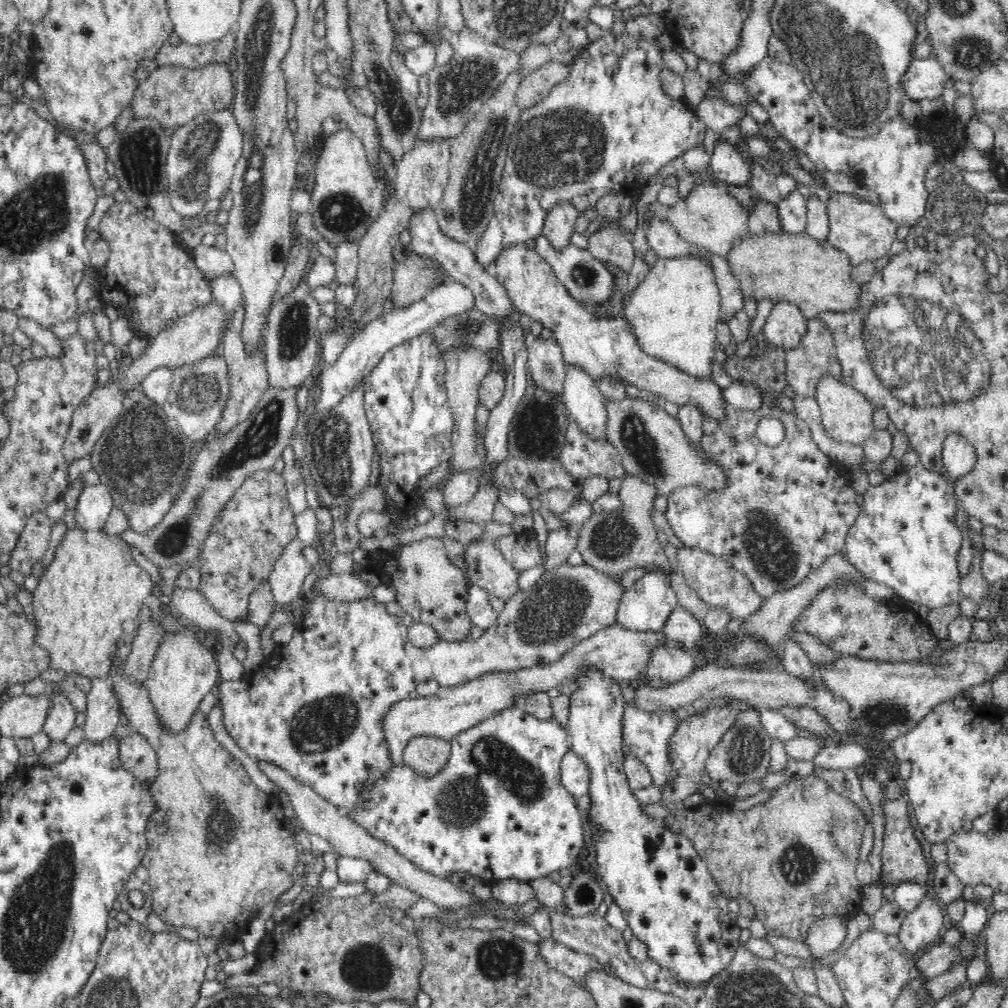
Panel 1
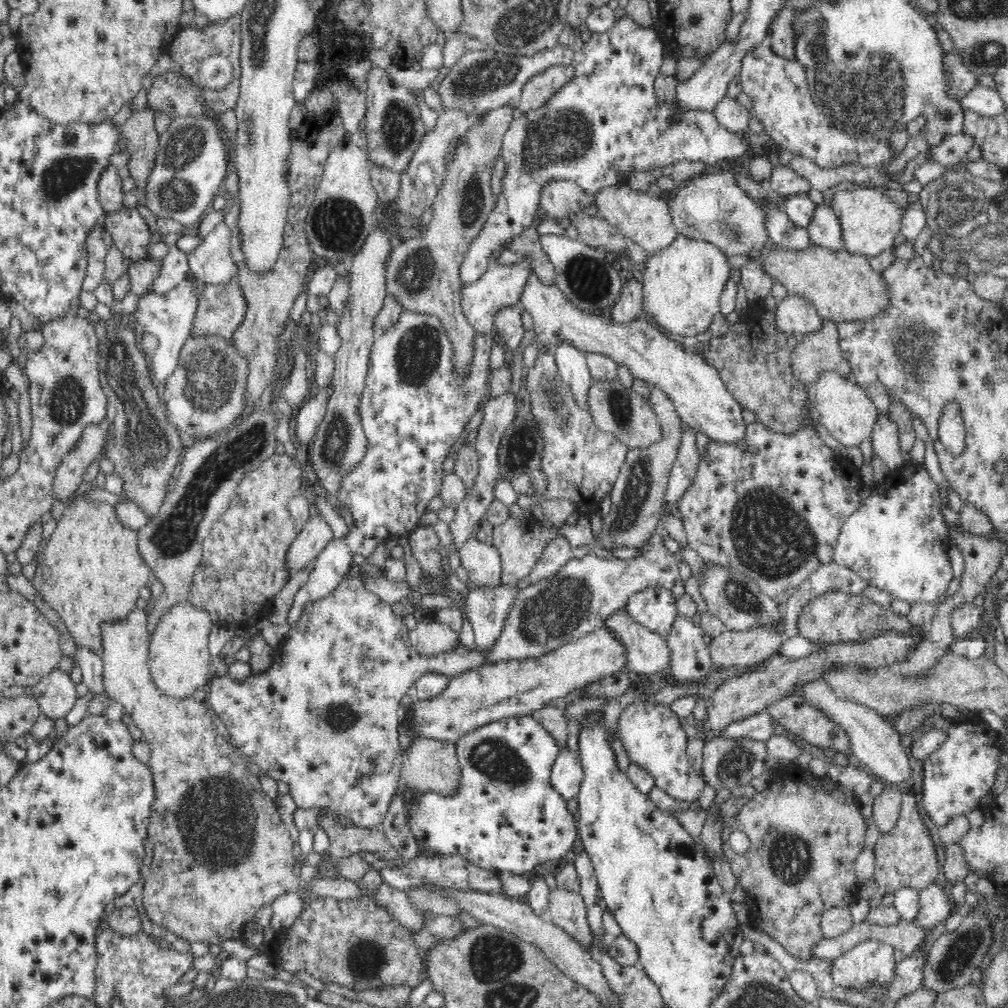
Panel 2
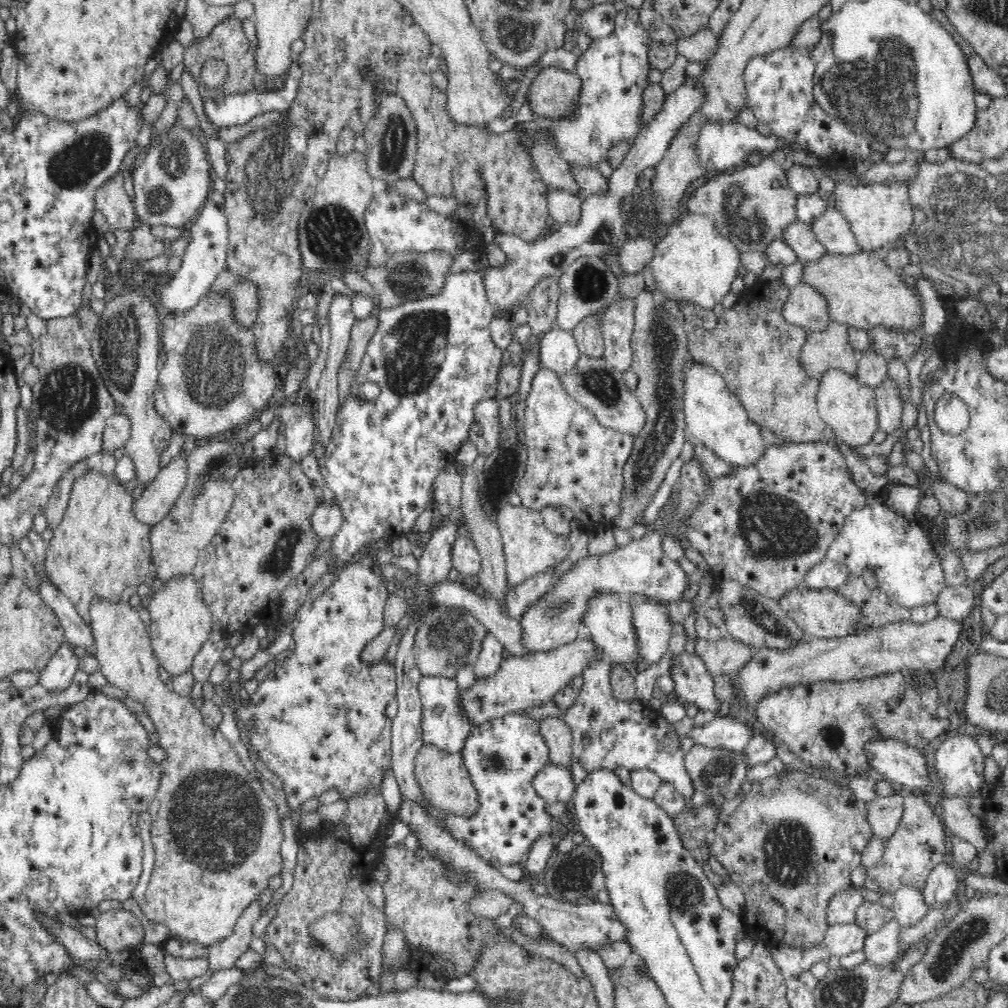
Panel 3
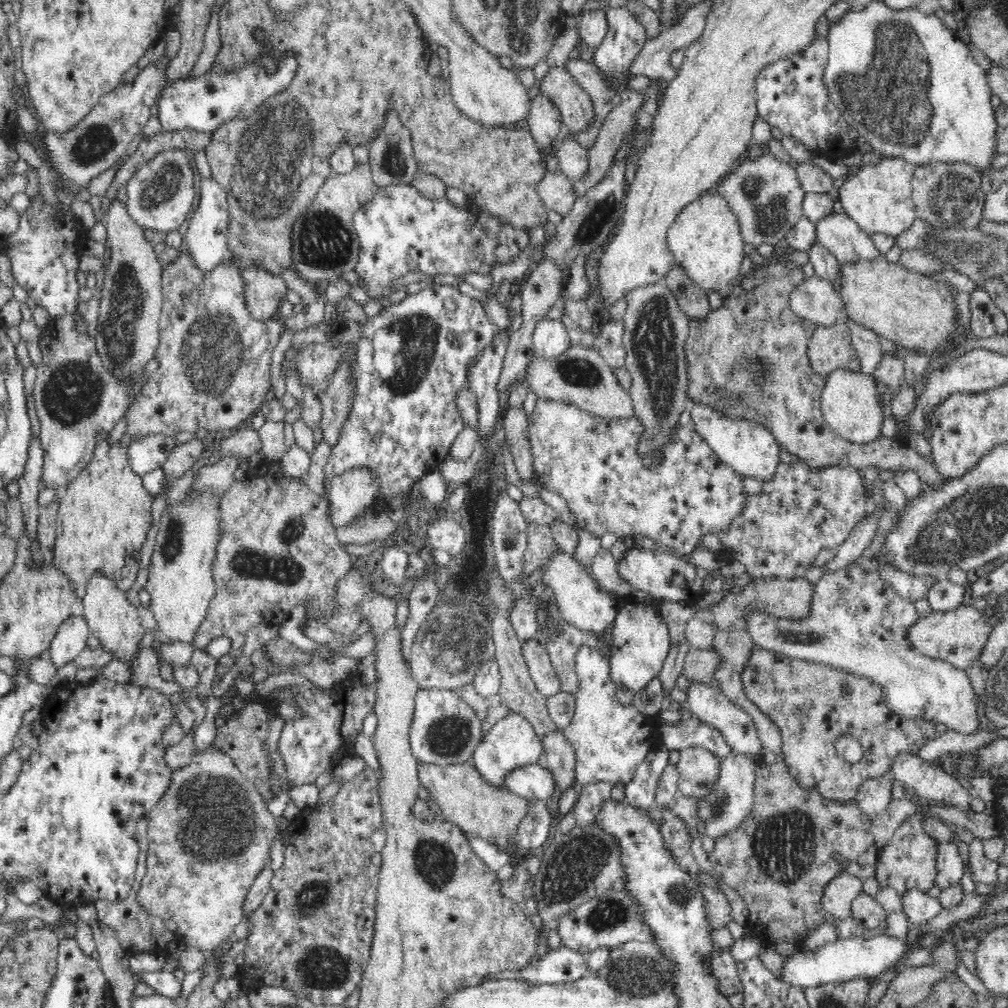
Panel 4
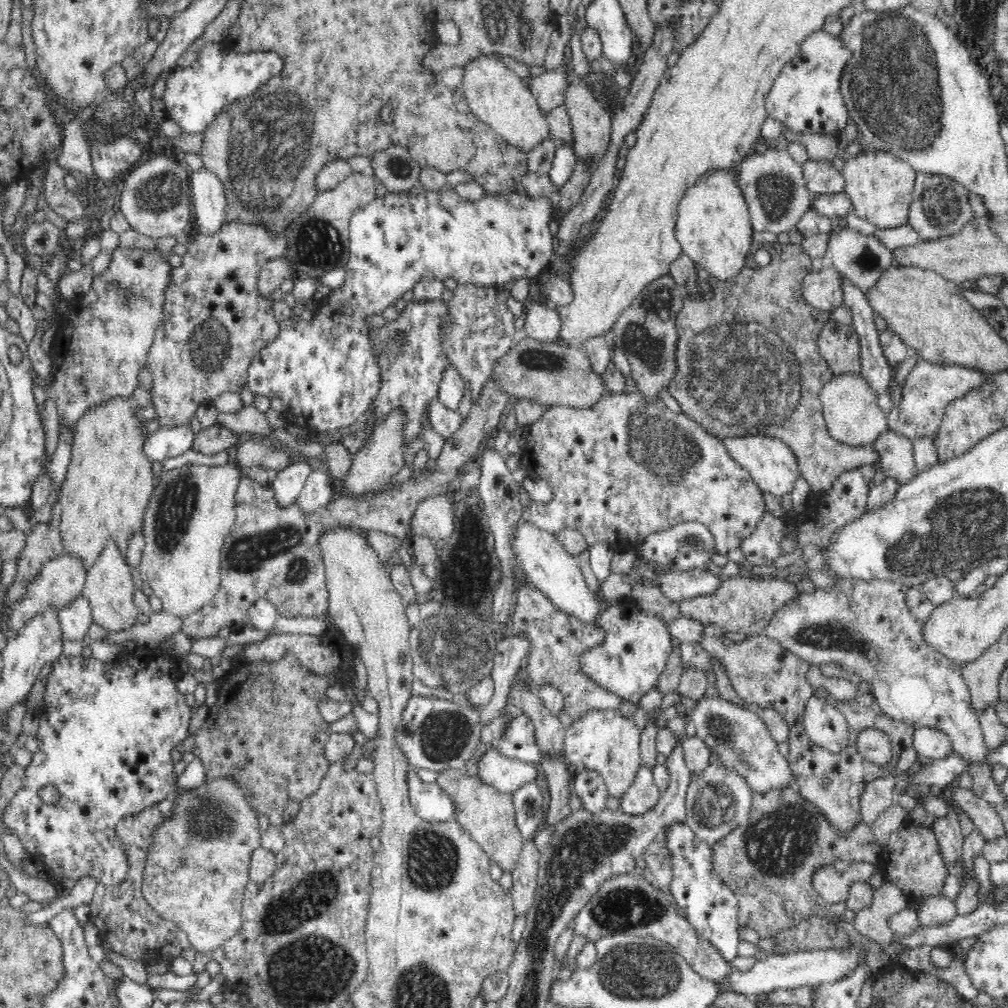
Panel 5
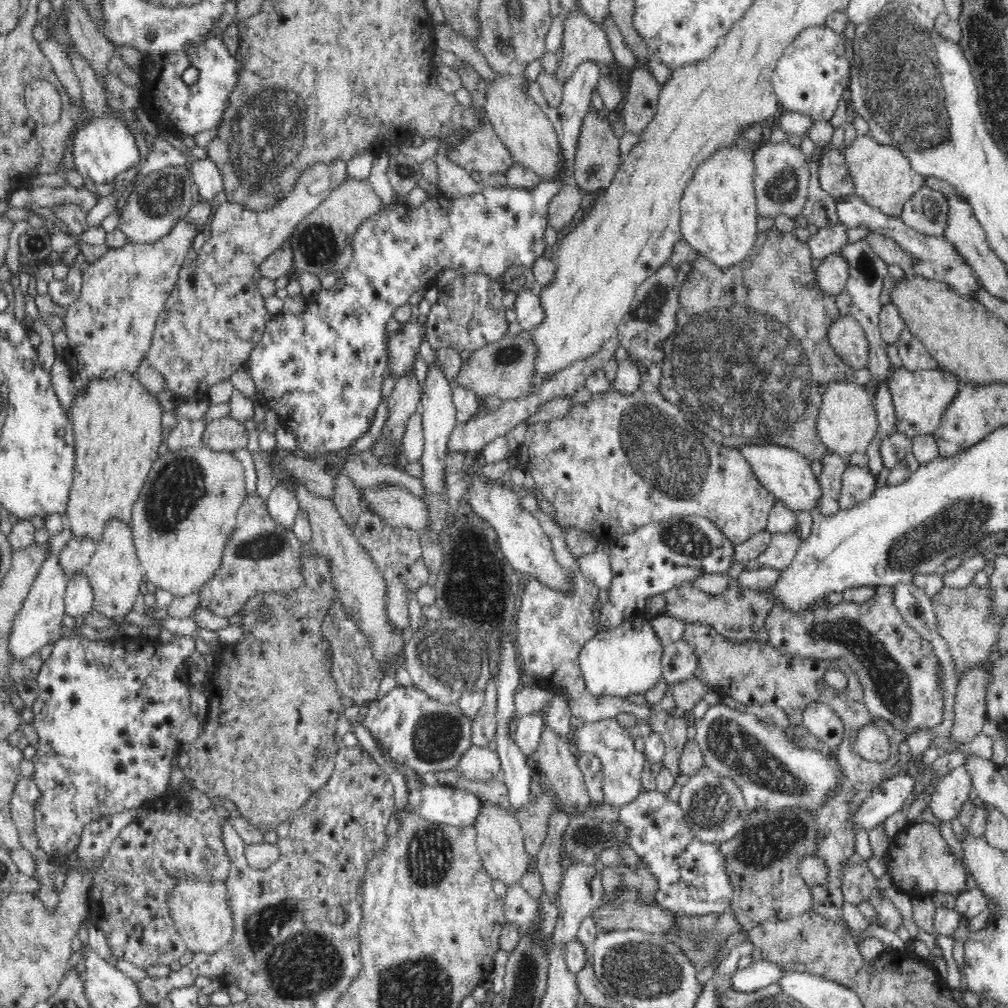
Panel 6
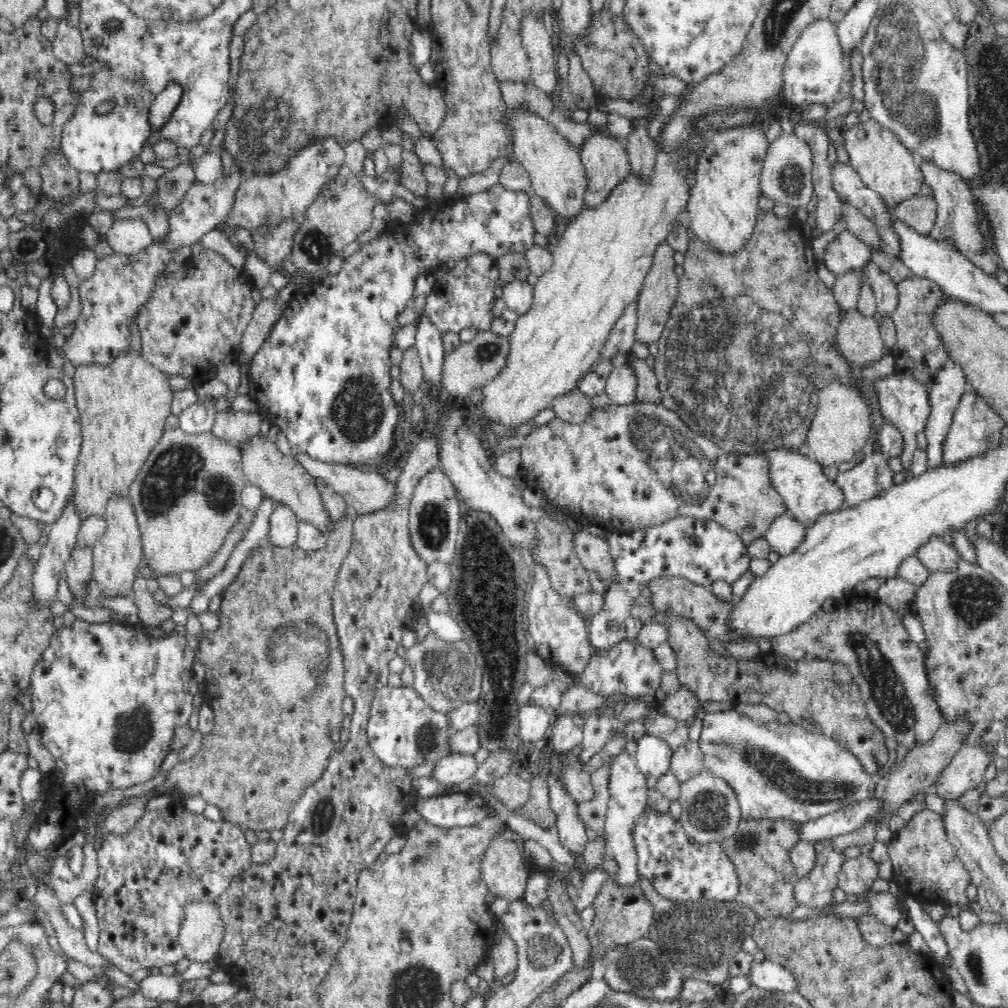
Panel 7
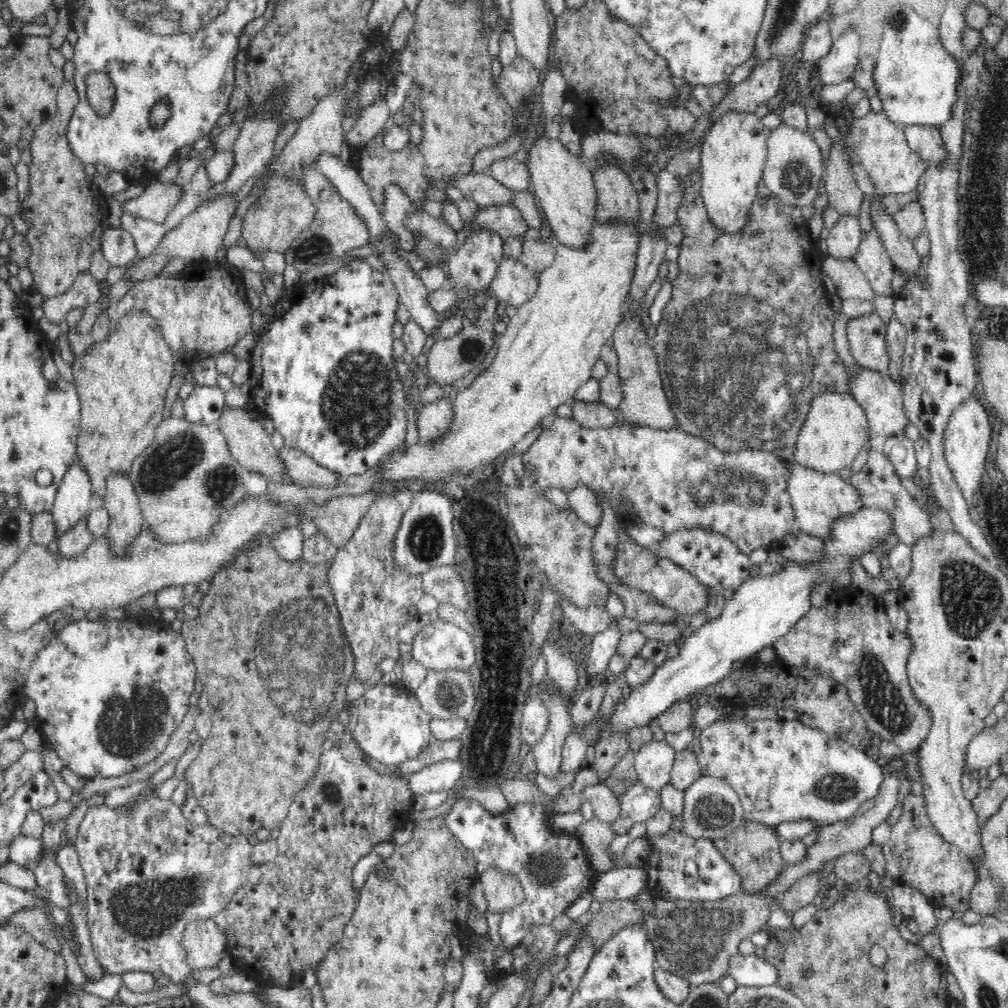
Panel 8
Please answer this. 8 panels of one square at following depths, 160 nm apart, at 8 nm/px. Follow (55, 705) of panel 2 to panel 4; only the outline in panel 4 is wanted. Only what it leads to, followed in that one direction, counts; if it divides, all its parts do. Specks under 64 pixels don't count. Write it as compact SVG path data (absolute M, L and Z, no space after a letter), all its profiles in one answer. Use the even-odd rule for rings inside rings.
M71 614L57 626L47 655L60 668L87 650L87 640L91 635L86 617Z

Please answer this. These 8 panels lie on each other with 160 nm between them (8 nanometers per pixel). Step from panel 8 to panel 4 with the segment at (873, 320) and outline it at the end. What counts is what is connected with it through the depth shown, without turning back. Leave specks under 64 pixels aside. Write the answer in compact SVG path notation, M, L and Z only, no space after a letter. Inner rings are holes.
M841 321L832 326L817 326L809 341L808 352L814 371L823 377L828 377L834 370L859 371L861 369L861 361L850 339L850 331L850 327L846 327L846 324Z

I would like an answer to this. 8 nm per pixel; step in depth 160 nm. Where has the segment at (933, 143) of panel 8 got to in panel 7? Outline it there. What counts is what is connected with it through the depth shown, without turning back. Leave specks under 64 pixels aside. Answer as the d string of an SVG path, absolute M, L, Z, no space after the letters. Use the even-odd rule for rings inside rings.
M919 157L918 159L925 183L933 189L932 198L937 203L936 222L933 224L927 237L936 241L952 239L962 255L970 259L976 266L984 269L984 271L988 271L988 273L996 276L996 272L998 272L998 255L987 248L985 240L983 240L977 229L977 220L975 220L975 208L973 205L974 197L968 183L966 183L966 179L958 171L942 169L932 157L929 159L921 159Z

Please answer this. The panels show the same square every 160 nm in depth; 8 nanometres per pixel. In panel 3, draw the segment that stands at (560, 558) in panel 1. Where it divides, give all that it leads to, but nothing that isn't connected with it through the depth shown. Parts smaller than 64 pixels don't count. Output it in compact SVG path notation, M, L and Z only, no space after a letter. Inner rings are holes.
M550 570L534 578L528 578L523 584L511 587L506 596L510 617L520 622L528 610L534 607L538 600L542 600L542 595L548 596L554 581L554 570Z

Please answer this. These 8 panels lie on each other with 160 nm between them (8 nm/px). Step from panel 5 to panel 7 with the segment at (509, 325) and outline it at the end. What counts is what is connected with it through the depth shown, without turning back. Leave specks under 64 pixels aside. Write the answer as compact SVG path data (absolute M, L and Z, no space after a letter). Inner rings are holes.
M477 252L455 262L454 268L435 281L435 289L427 296L424 312L444 334L459 334L465 328L490 331L493 321L492 306L496 299L494 290L498 284L499 268L497 259L490 253Z

